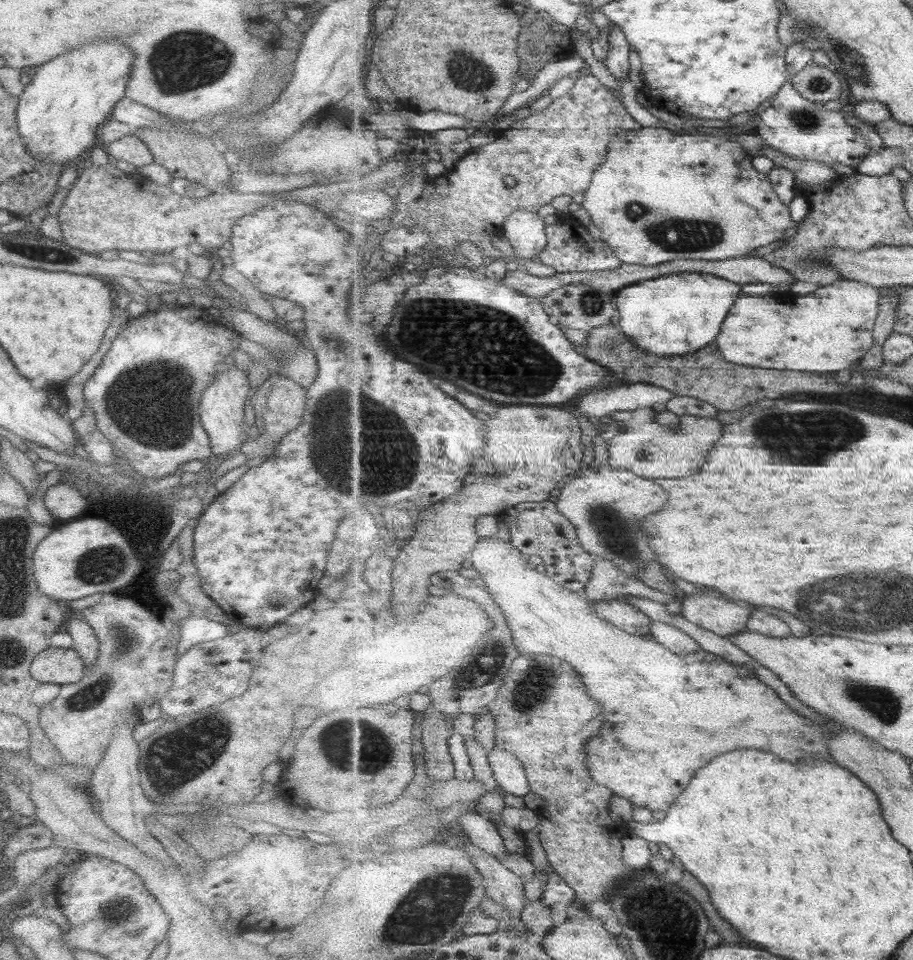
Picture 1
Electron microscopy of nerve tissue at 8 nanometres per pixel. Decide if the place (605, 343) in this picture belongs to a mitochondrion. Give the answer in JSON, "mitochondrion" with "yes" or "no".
{"mitochondrion":"yes"}

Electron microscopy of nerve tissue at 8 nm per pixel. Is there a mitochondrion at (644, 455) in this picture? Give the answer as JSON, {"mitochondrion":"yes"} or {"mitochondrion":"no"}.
{"mitochondrion":"yes"}

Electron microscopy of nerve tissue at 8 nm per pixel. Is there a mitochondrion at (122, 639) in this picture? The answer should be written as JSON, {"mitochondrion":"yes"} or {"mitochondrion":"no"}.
{"mitochondrion":"yes"}

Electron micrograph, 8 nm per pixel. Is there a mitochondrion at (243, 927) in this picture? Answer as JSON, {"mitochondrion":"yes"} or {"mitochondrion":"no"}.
{"mitochondrion":"no"}

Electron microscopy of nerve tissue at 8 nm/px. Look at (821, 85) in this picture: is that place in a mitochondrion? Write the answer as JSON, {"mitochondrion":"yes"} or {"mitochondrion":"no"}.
{"mitochondrion":"yes"}

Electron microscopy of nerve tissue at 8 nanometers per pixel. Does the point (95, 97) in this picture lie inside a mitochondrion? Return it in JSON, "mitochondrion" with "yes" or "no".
{"mitochondrion":"no"}

